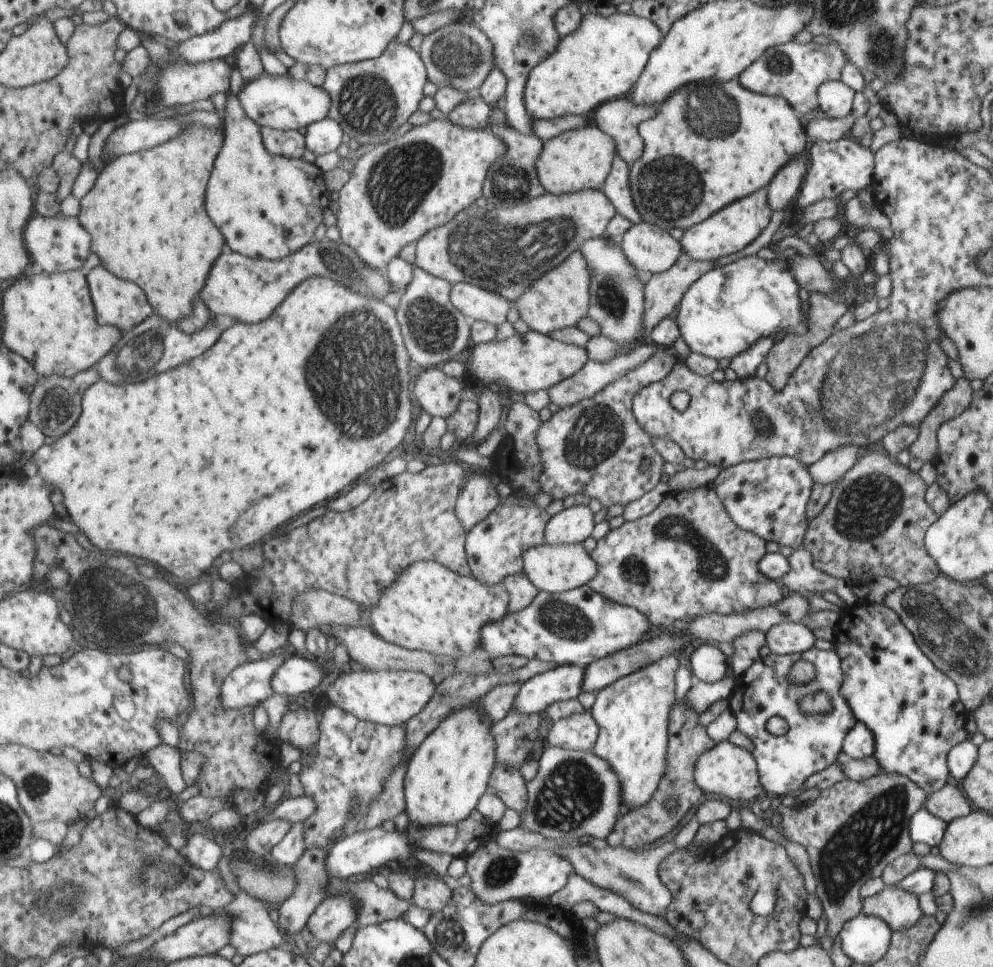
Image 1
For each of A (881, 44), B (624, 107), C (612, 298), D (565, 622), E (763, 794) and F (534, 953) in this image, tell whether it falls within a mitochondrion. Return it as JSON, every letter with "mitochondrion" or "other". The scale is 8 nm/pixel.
{"A":"mitochondrion","B":"other","C":"mitochondrion","D":"mitochondrion","E":"other","F":"other"}

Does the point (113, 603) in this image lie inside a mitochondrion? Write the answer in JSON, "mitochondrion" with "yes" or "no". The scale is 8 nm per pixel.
{"mitochondrion":"yes"}

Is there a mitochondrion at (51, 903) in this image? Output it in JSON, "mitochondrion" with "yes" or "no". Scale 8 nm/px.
{"mitochondrion":"yes"}

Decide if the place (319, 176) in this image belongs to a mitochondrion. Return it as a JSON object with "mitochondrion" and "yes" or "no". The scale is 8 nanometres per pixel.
{"mitochondrion":"no"}

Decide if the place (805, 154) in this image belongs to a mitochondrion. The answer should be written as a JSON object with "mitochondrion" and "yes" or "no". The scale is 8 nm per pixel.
{"mitochondrion":"no"}

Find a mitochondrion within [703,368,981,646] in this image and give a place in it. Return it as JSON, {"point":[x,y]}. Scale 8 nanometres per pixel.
{"point":[866,508]}

